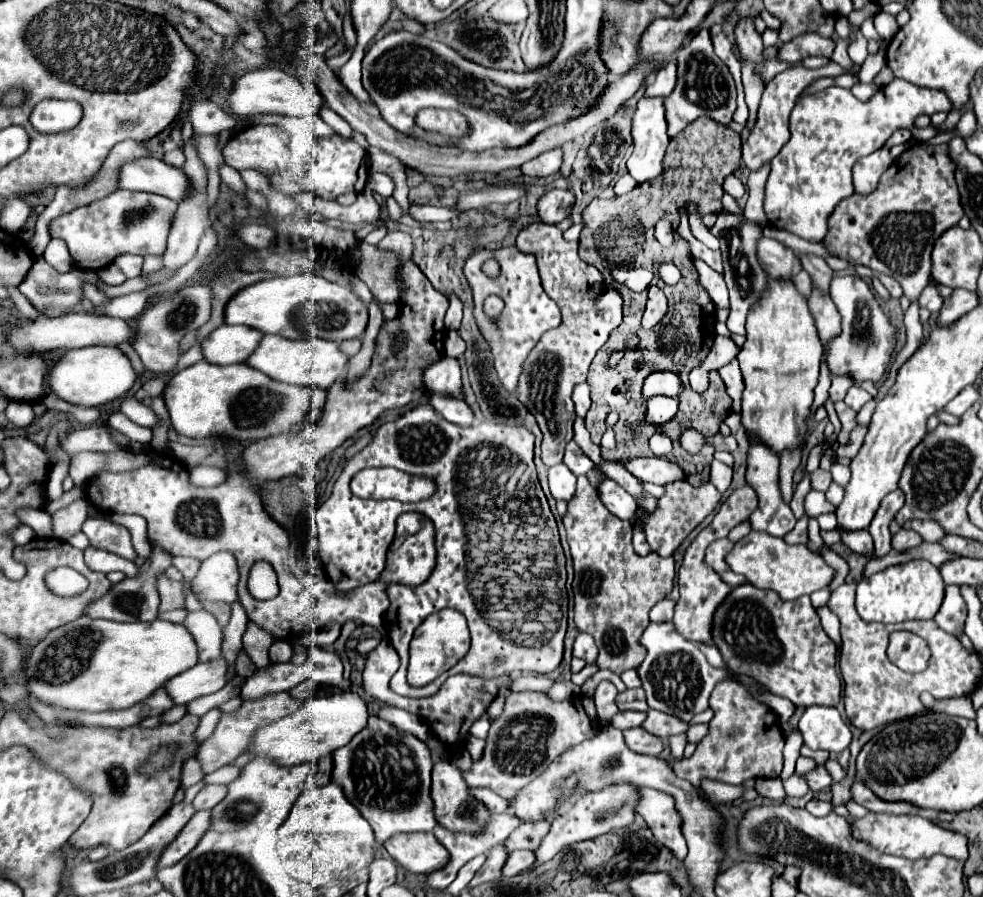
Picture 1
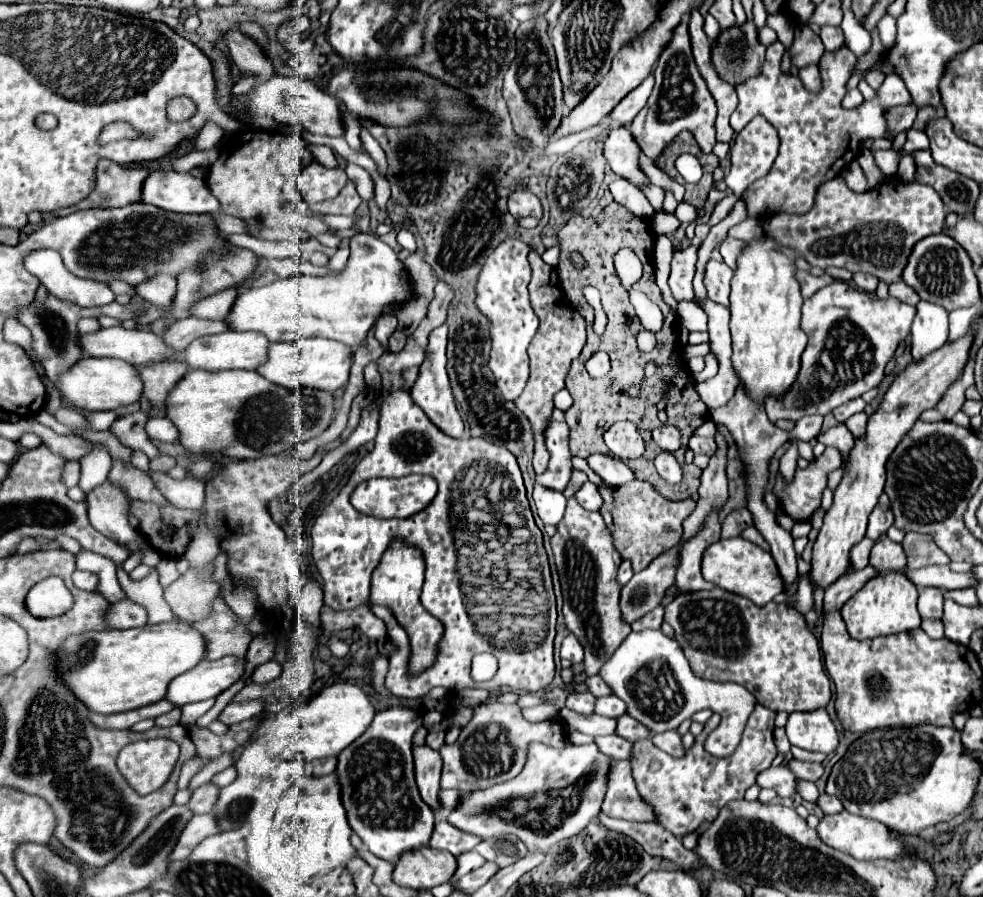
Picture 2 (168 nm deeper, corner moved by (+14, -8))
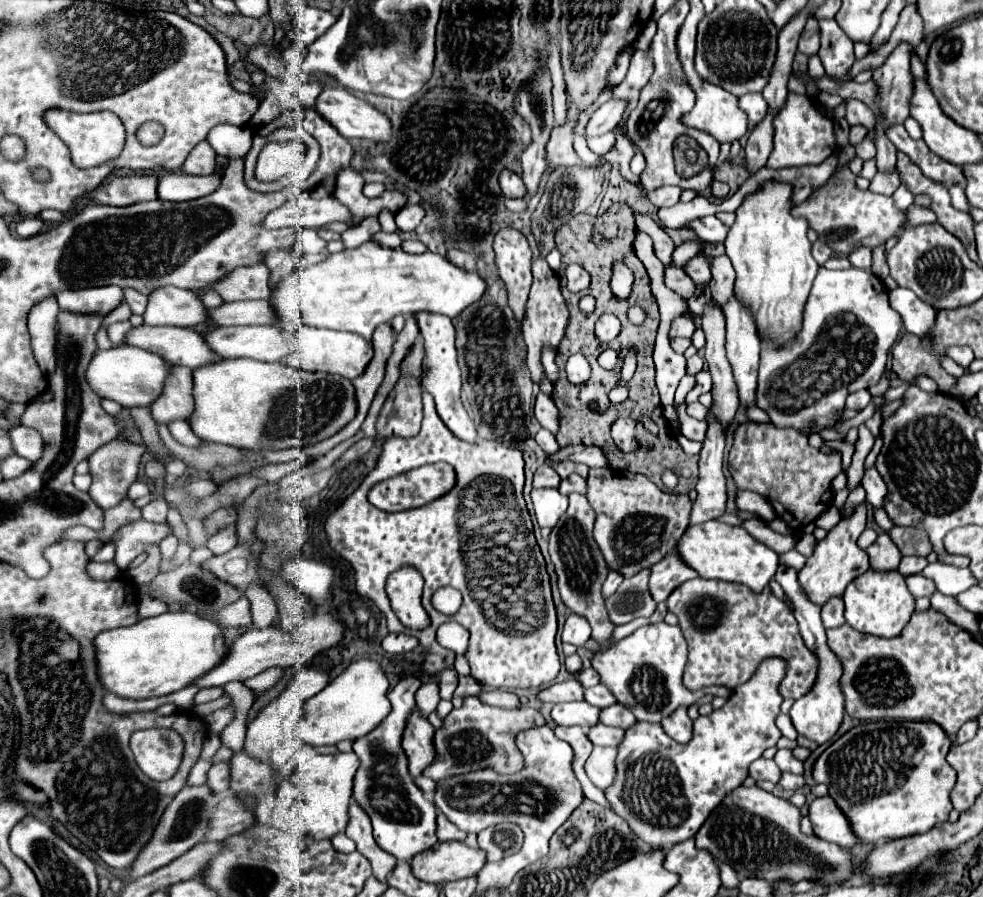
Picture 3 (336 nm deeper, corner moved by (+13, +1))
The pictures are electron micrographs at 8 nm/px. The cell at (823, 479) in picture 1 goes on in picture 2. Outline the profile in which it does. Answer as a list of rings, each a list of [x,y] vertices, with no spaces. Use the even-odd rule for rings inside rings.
[[[834,447],[816,457],[806,469],[796,469],[792,483],[786,483],[778,473],[774,495],[778,497],[780,509],[796,521],[810,521],[812,513],[820,507],[822,491],[828,483],[828,473],[842,467],[842,455]]]

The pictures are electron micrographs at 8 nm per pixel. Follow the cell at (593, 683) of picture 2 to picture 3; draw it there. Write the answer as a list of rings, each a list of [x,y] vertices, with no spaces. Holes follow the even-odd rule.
[[[585,668],[585,670],[581,670],[581,672],[577,674],[577,680],[579,680],[585,688],[589,688],[589,686],[597,686],[597,684],[601,682],[599,674],[597,674],[593,668]]]

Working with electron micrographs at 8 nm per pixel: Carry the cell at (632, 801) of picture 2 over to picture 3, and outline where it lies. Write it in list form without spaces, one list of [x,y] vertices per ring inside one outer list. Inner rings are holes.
[[[597,746],[593,750],[593,754],[589,756],[589,760],[585,762],[585,772],[587,772],[589,780],[597,788],[601,788],[603,792],[615,780],[615,774],[617,774],[615,758],[617,758],[617,748],[601,748],[601,746]]]

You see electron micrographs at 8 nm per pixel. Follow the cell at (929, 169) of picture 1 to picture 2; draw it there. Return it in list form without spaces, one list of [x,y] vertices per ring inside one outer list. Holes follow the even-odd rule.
[[[834,177],[820,185],[814,207],[808,213],[778,213],[764,221],[764,231],[784,247],[796,249],[814,267],[866,271],[886,283],[894,283],[906,267],[912,245],[928,235],[942,233],[944,219],[946,211],[940,195],[918,181],[908,185],[890,181],[872,191],[856,193],[848,189],[844,177]]]

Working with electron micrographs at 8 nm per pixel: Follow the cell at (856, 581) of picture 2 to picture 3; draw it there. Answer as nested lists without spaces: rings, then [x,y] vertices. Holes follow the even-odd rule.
[[[833,596],[825,602],[823,610],[821,610],[821,618],[823,618],[823,626],[825,628],[835,628],[841,626],[845,622],[843,618],[843,600],[839,596]]]

